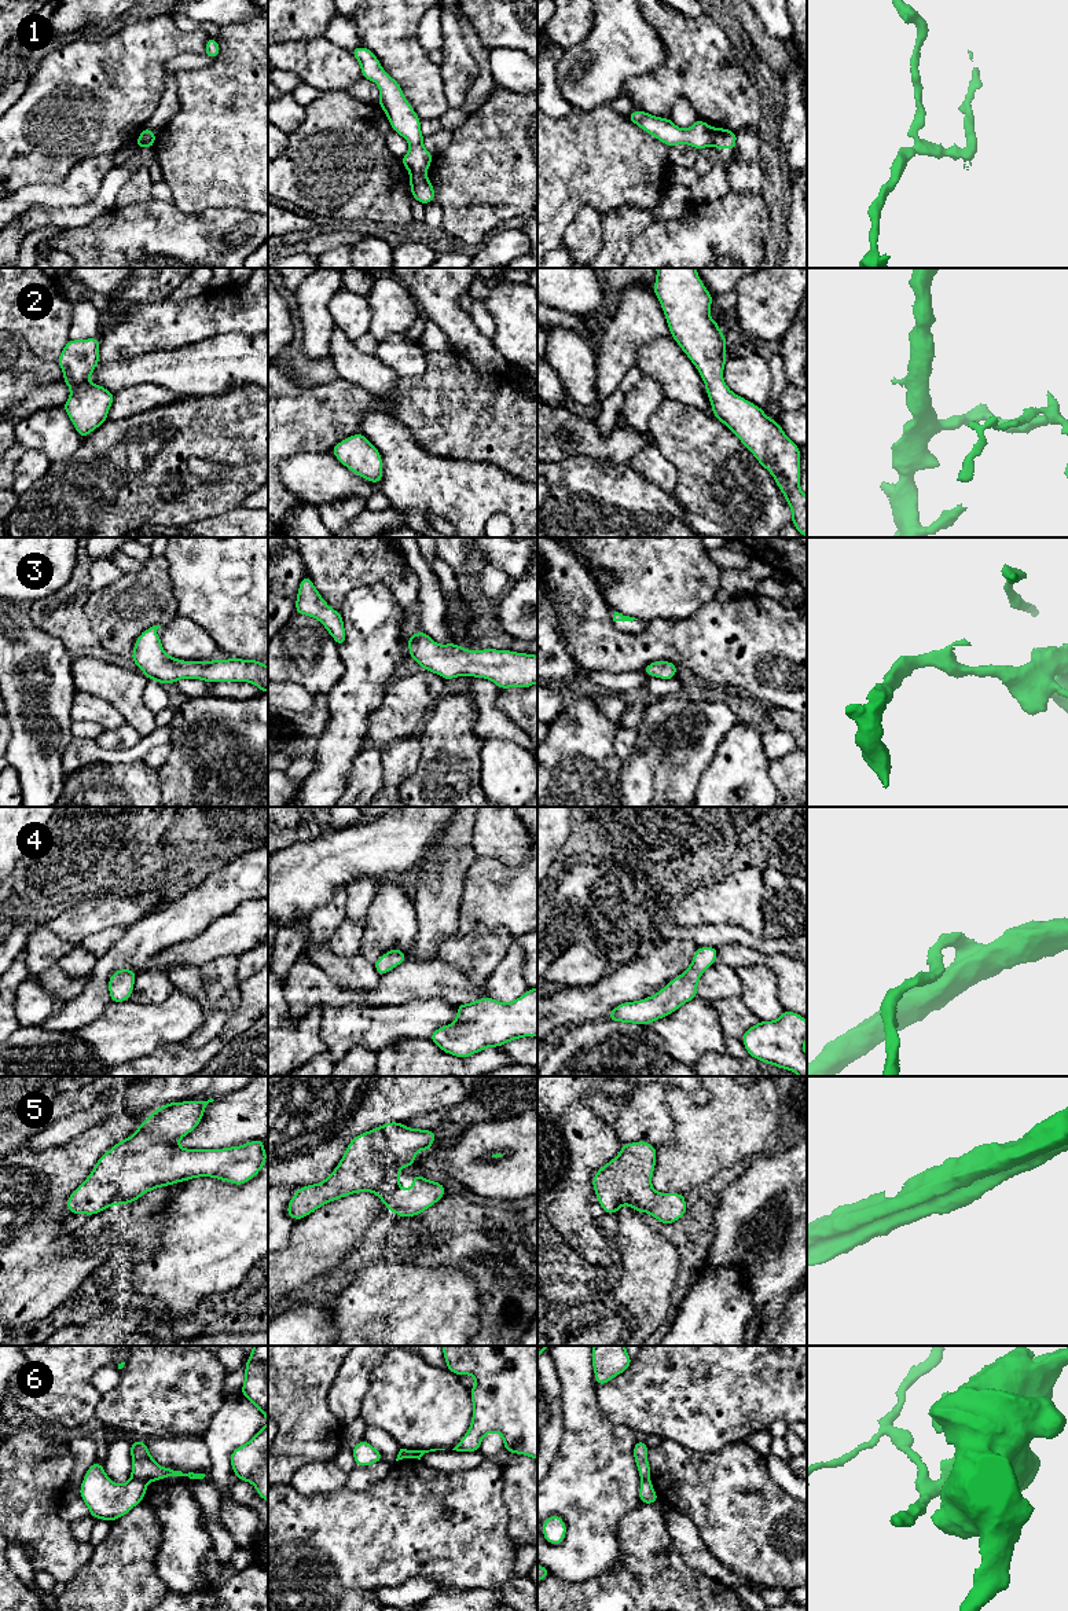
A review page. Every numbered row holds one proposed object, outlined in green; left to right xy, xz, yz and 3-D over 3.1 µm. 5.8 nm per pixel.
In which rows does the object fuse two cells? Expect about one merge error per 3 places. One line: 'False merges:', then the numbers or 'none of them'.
False merges: 1, 6

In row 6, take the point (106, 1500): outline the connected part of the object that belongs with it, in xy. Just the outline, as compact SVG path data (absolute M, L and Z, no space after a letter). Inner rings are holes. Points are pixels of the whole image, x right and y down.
M92 1463L88 1468L80 1487L80 1496L89 1509L89 1515L96 1519L114 1522L115 1519L126 1515L133 1507L144 1500L147 1485L142 1480L132 1478L124 1485L114 1483L103 1469L103 1464Z

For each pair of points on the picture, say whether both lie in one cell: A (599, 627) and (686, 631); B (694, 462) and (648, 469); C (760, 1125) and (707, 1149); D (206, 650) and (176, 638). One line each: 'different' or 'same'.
A: same
B: different
C: same
D: same

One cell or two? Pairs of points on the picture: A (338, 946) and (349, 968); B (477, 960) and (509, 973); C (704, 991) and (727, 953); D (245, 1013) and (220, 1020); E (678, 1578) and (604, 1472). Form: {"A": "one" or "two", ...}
{"A": "two", "B": "two", "C": "two", "D": "two", "E": "two"}

